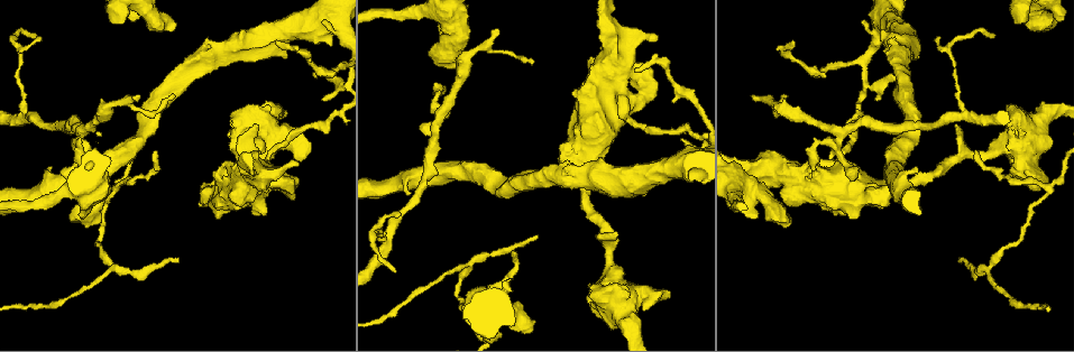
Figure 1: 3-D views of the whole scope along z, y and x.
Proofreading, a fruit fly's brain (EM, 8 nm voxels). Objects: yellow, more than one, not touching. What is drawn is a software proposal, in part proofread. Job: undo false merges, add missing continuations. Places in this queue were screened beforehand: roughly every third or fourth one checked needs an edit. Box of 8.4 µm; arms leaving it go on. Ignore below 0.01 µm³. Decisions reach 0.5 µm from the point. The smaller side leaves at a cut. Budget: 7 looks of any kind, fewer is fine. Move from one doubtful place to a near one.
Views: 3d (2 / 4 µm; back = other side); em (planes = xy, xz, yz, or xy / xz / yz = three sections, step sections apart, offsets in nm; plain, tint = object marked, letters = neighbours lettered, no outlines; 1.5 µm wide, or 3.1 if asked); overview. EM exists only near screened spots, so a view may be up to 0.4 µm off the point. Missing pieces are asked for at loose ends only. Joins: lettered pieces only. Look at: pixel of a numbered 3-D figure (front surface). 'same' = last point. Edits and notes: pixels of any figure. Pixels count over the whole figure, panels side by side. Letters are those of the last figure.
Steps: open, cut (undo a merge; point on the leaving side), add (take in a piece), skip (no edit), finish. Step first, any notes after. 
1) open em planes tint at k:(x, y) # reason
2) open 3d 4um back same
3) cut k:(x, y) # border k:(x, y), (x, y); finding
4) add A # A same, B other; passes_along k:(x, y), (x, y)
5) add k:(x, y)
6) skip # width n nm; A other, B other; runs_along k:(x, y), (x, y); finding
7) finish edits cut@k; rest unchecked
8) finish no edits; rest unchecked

open em planes plain at 1:(622, 109) # calibre changes

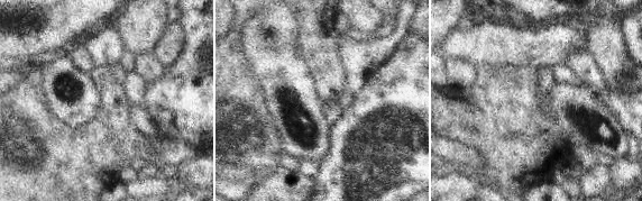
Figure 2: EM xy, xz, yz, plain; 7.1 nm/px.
open em planes letters same # see the neighbours

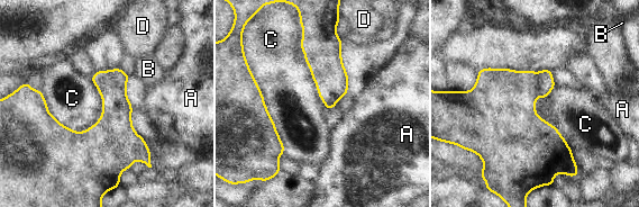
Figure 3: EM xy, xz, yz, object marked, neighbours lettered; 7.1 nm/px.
cut 3:(546, 83) # A other, B other, C other, D other; border 3:(537, 73), (538, 95); a second neuron is stuck on

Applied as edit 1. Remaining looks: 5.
open overview

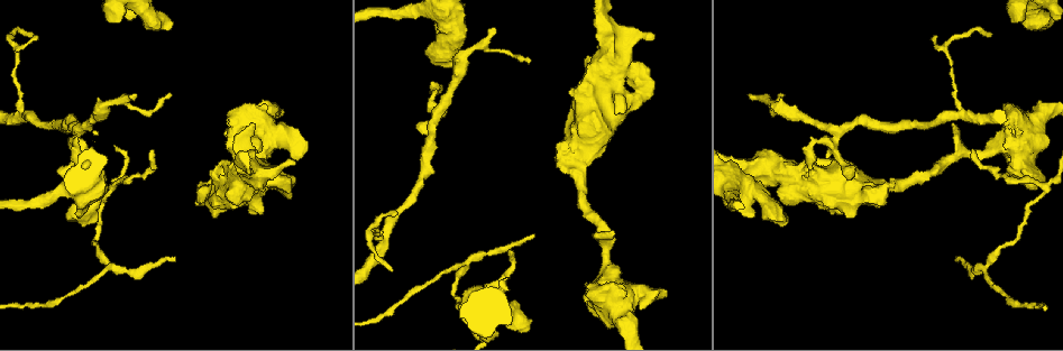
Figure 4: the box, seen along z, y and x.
open em planes letters at 4:(933, 38) # an open end

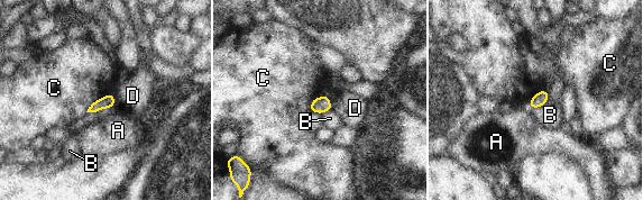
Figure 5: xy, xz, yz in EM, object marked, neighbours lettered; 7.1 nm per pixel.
skip # A other, B other, C other, D other; border 5:(113, 92), (97, 99), (85, 111); no lettered piece goes on from it

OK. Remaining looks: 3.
open 3d 2um at 4:(151, 150) # branch stops here

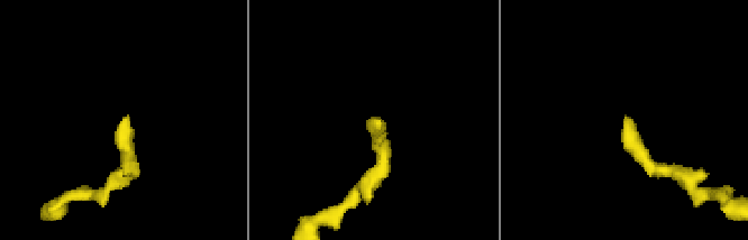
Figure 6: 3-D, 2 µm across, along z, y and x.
open em yz step 8 letters at 6:(383, 120)

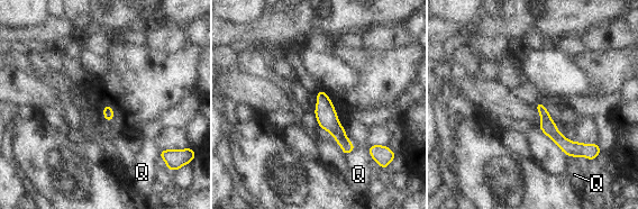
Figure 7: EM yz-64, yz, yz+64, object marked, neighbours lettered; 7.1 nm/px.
open em planes letters same # cut it another way

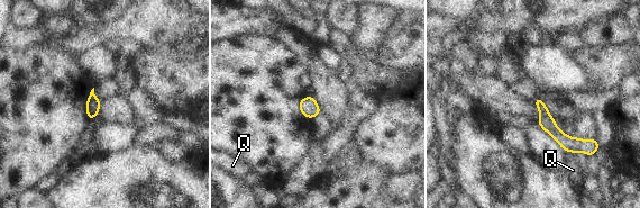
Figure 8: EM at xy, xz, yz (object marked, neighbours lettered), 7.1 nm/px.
skip # width 100 nm; Q other; runs_along 8:(538, 101), (565, 142), (585, 144); no lettered piece goes on from it

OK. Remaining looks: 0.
finish edits cut@3; rest unchecked

